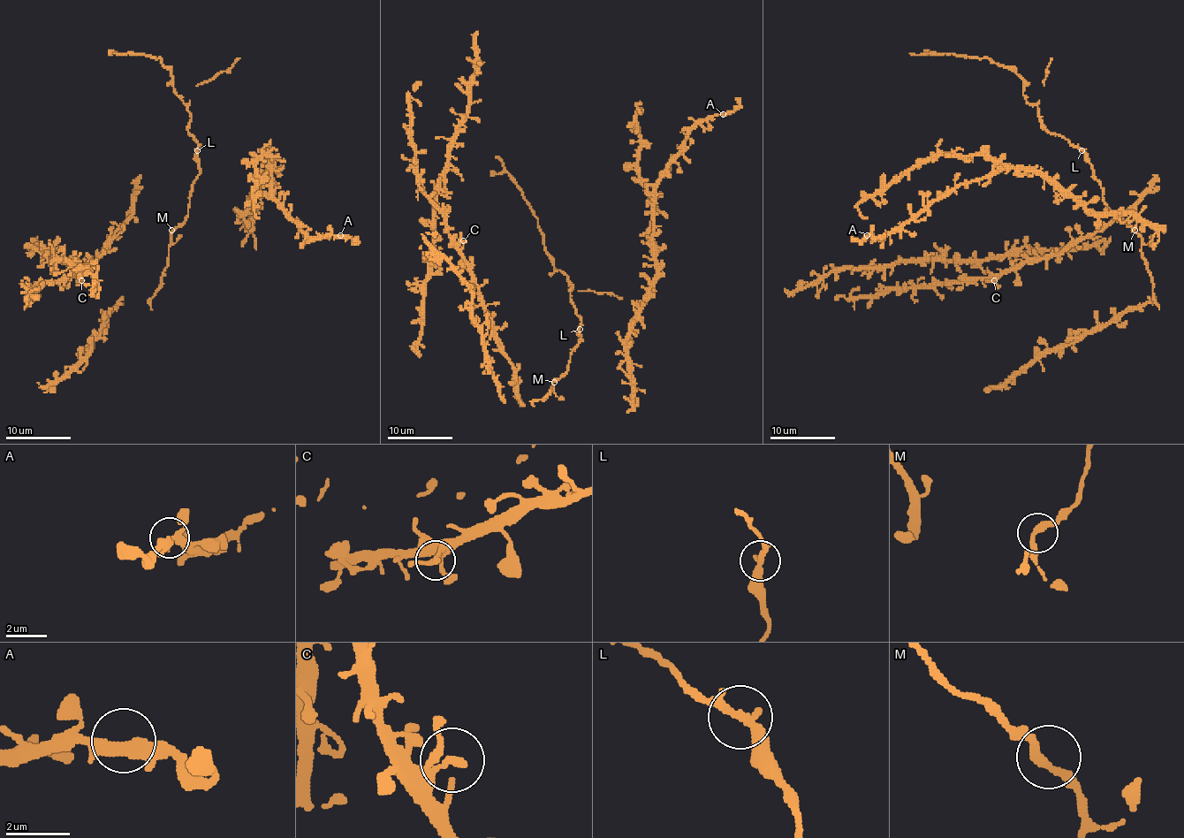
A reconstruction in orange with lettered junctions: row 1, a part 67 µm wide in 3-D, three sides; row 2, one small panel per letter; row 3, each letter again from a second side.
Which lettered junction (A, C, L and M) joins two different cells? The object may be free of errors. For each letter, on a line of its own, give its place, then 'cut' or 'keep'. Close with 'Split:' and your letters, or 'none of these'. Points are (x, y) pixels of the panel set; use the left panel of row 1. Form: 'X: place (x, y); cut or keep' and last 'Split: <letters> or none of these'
A: place (340, 235); keep
C: place (81, 280); keep
L: place (197, 150); keep
M: place (171, 230); keep
Split: none of these

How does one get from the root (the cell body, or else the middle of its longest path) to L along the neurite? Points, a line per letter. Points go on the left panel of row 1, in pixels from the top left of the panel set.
L: (170, 232), (173, 232), (188, 214), (193, 181), (200, 173), (198, 150)

